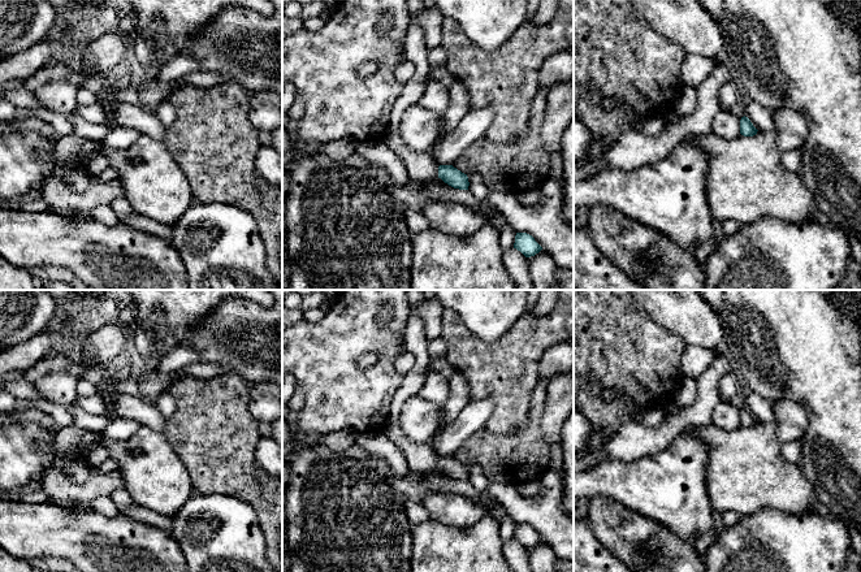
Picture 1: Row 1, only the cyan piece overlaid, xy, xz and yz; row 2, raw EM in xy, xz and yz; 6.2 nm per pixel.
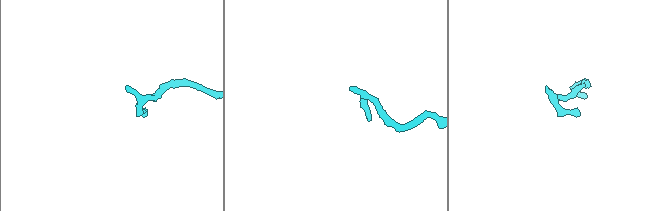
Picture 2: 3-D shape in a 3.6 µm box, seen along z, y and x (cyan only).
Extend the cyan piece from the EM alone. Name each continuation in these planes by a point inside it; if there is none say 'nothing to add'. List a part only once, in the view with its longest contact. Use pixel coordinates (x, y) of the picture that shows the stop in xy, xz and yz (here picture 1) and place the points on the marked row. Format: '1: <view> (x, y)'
1: xz (420, 165)

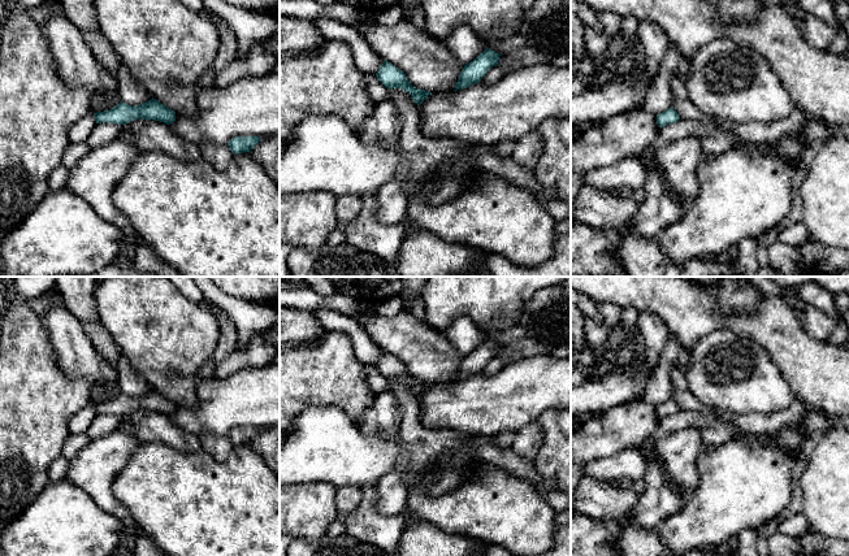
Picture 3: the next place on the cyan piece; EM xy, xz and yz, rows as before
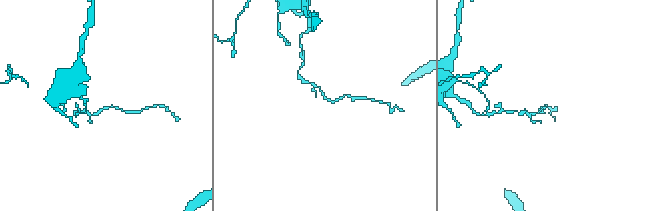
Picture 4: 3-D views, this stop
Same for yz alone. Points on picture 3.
nothing to add

